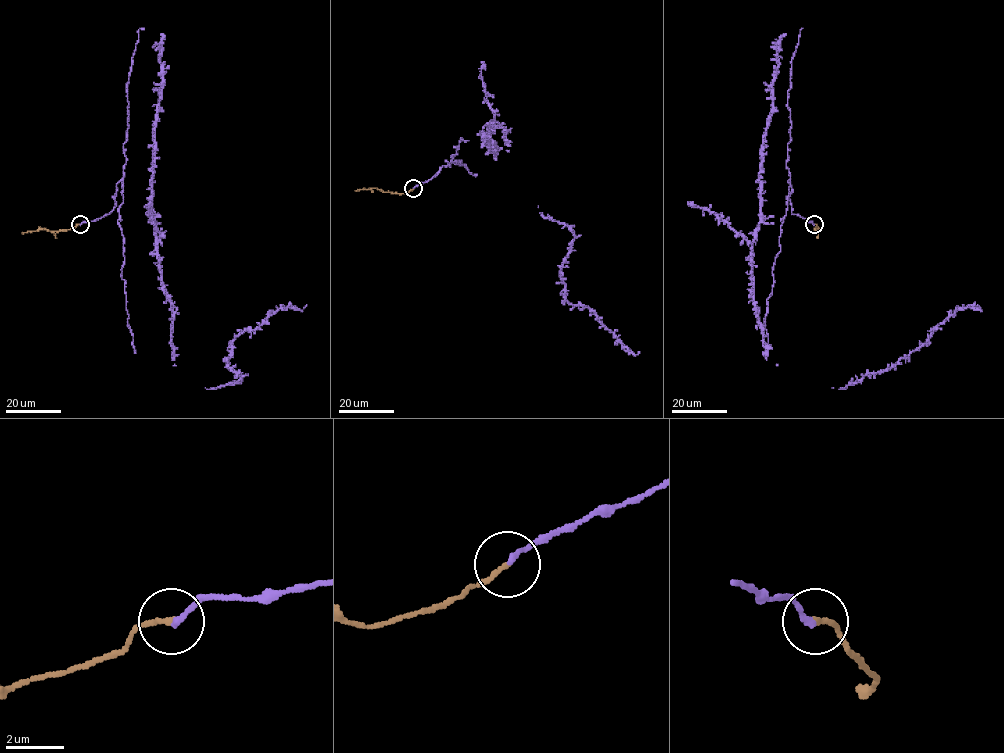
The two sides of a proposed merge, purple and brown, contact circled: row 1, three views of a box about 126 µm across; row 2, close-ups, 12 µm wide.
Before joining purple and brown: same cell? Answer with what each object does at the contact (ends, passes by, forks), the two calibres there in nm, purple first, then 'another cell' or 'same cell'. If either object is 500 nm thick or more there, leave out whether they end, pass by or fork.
purple ends; brown ends; calibres 180 and 170 nm; same cell

